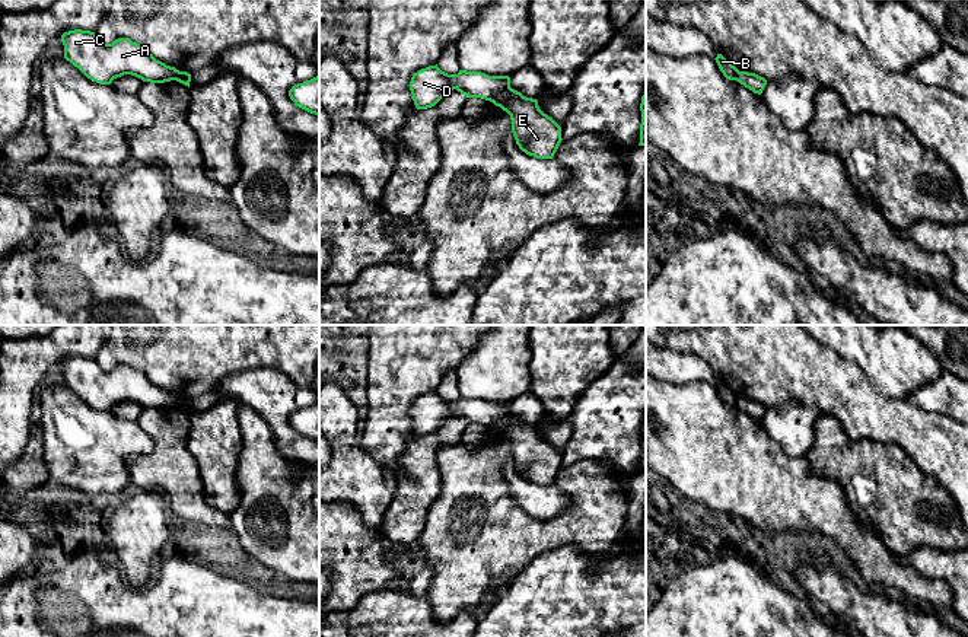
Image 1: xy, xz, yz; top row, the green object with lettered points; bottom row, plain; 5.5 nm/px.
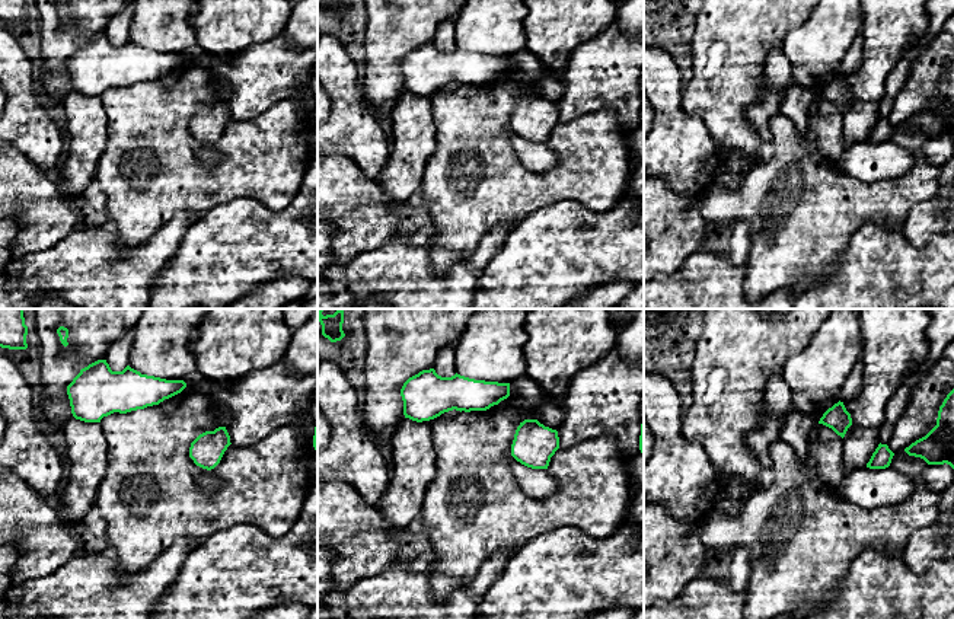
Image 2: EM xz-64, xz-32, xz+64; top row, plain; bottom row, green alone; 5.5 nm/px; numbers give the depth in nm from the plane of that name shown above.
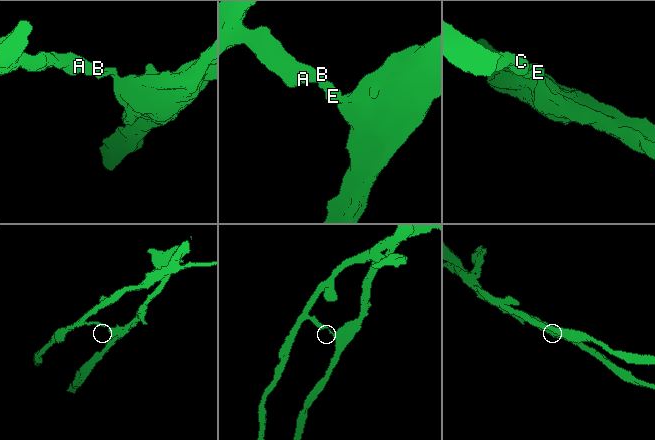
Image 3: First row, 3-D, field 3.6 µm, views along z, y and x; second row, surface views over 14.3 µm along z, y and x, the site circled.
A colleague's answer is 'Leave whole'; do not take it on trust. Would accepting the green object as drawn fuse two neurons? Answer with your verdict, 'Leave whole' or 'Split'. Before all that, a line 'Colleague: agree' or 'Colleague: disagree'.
Colleague: disagree
Split

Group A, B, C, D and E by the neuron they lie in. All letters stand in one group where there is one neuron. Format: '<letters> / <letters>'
A B C D / E

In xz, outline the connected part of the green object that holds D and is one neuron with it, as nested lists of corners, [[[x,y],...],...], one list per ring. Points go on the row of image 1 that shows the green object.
[[[436,64],[418,70],[410,82],[410,90],[417,109],[434,106],[453,89],[467,98],[481,98],[493,102],[506,89],[510,89],[510,77],[467,70],[459,70],[458,74],[448,74]]]

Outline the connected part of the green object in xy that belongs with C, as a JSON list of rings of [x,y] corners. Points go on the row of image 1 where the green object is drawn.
[[[74,29],[64,32],[61,41],[64,58],[99,85],[111,85],[114,79],[124,74],[136,76],[143,82],[165,83],[175,80],[179,73],[130,38],[105,44],[95,32]]]

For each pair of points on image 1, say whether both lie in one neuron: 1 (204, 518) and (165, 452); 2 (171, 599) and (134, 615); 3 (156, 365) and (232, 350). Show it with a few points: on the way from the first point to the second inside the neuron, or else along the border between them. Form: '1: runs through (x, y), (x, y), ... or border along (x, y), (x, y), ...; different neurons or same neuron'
1: runs through (188, 502), (178, 475), (171, 468); same neuron
2: runs through (162, 608), (155, 615), (143, 615); same neuron
3: runs through (175, 350), (213, 350); same neuron

